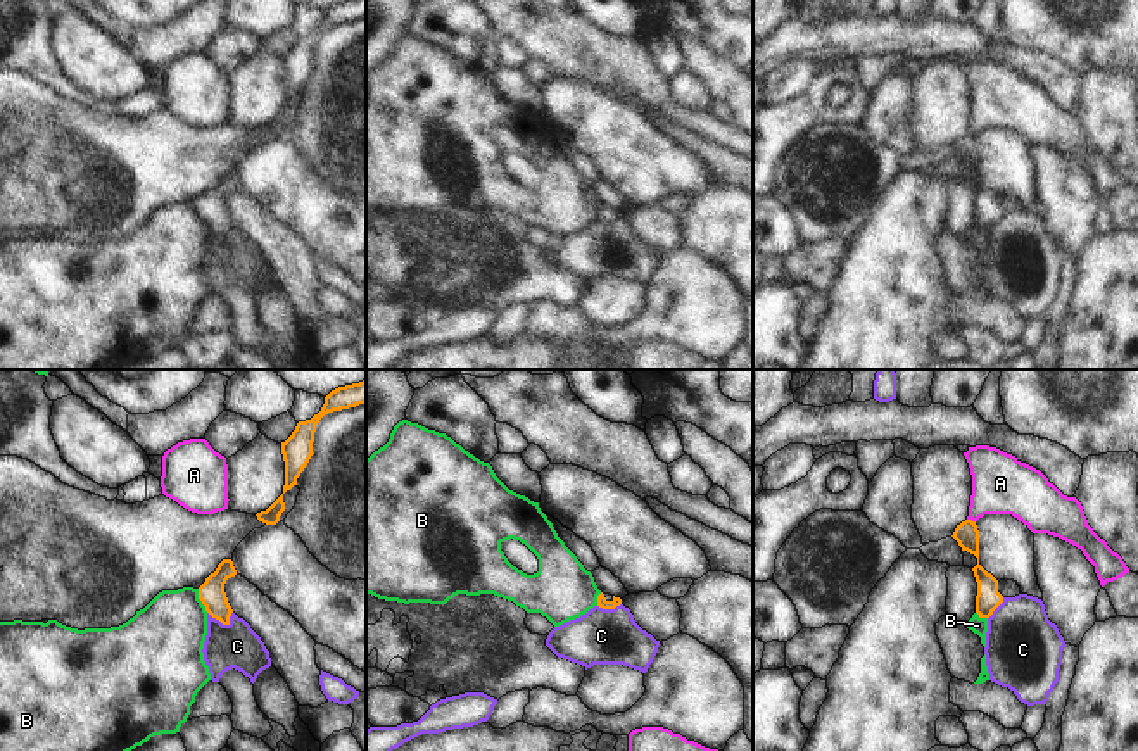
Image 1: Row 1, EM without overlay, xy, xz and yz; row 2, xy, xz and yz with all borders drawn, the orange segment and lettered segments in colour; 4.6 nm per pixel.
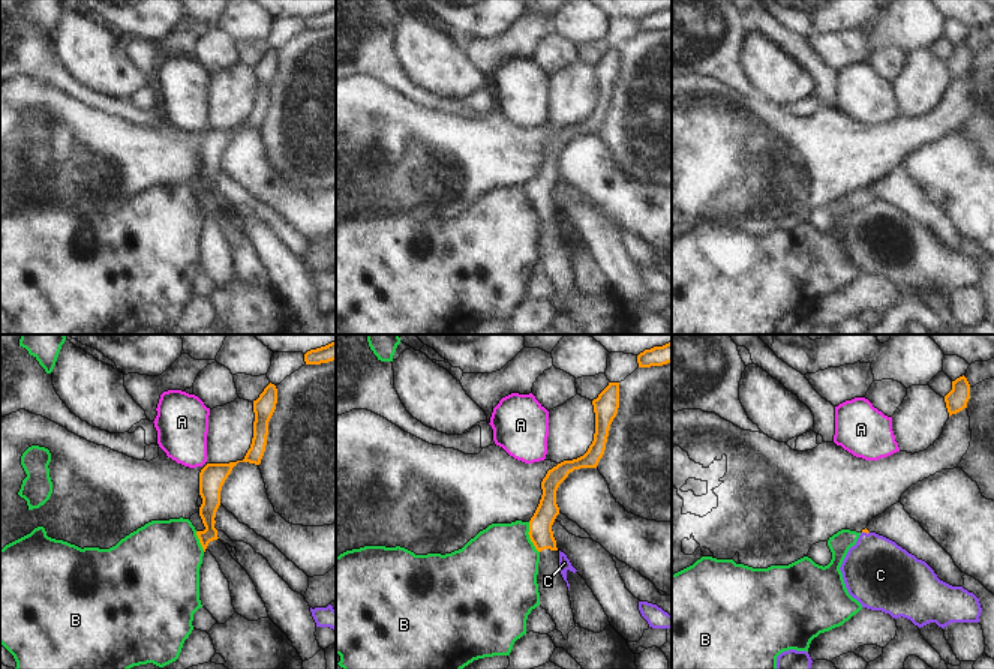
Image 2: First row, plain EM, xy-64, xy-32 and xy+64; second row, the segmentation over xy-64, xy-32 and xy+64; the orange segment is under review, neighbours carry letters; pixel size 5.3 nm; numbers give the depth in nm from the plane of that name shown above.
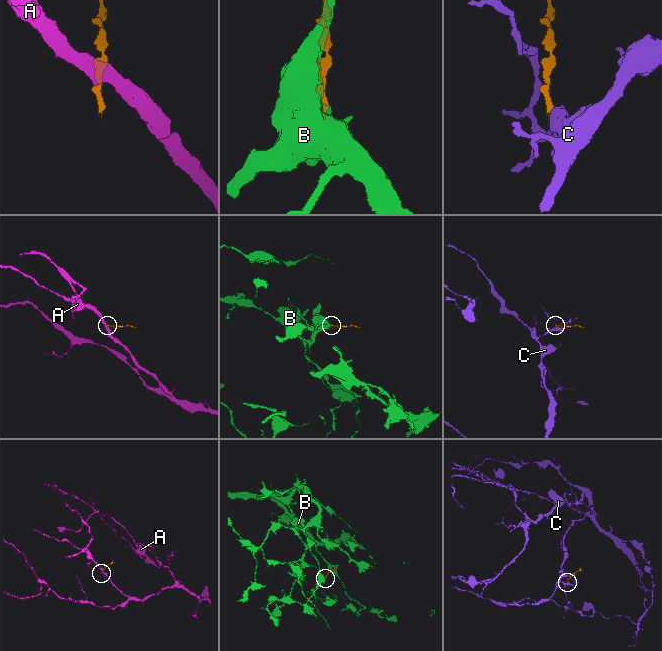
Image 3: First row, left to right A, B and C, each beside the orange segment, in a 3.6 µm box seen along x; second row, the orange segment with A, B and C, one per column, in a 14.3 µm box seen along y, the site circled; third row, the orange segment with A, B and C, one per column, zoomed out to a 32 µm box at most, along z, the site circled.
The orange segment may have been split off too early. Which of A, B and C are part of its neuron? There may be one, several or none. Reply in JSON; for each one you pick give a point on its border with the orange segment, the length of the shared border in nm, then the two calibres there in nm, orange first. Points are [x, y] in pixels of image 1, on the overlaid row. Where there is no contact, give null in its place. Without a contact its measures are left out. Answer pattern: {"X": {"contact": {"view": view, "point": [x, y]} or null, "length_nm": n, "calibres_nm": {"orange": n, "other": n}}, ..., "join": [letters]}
{"join": []}

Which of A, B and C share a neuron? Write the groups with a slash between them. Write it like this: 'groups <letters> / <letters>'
groups A / B / C

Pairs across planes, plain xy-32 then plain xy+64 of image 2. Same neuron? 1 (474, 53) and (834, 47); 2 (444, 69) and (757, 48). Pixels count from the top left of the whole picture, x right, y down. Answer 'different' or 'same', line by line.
1: same
2: same

